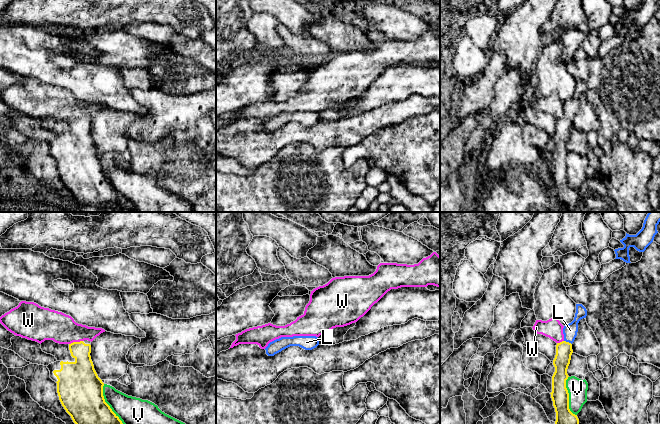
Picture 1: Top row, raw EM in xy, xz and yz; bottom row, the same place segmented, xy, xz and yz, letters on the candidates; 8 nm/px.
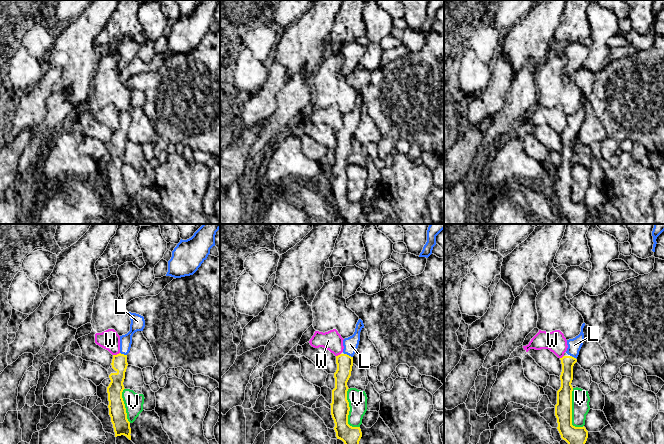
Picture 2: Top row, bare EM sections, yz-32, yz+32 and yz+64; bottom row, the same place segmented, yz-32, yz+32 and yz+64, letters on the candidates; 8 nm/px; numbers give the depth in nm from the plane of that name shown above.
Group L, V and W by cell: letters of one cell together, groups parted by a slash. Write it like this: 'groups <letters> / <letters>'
groups L / V / W

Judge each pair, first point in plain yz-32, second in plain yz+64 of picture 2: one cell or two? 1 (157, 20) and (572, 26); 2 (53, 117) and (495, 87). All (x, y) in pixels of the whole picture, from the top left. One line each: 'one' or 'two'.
1: two
2: two

